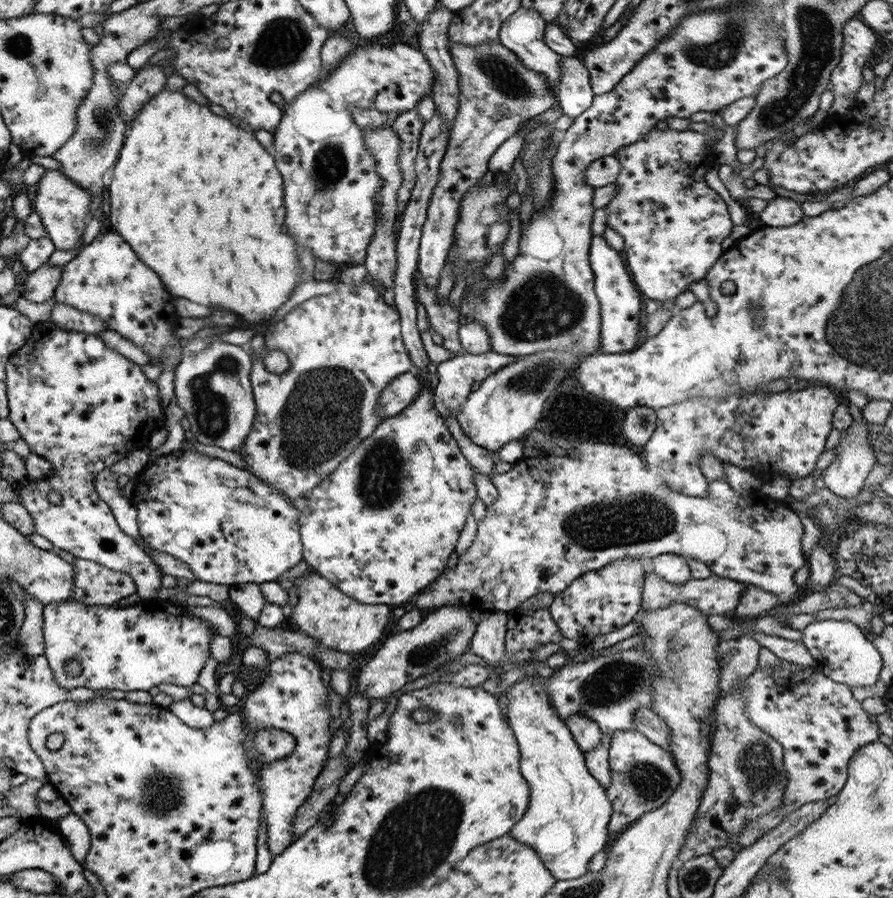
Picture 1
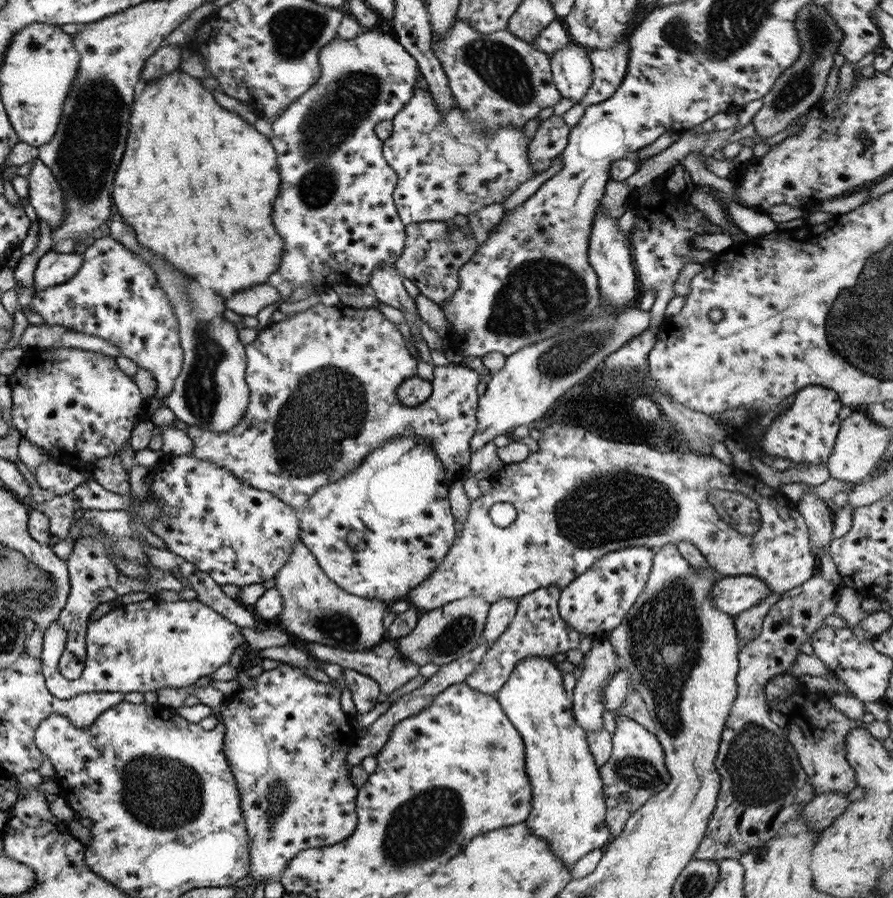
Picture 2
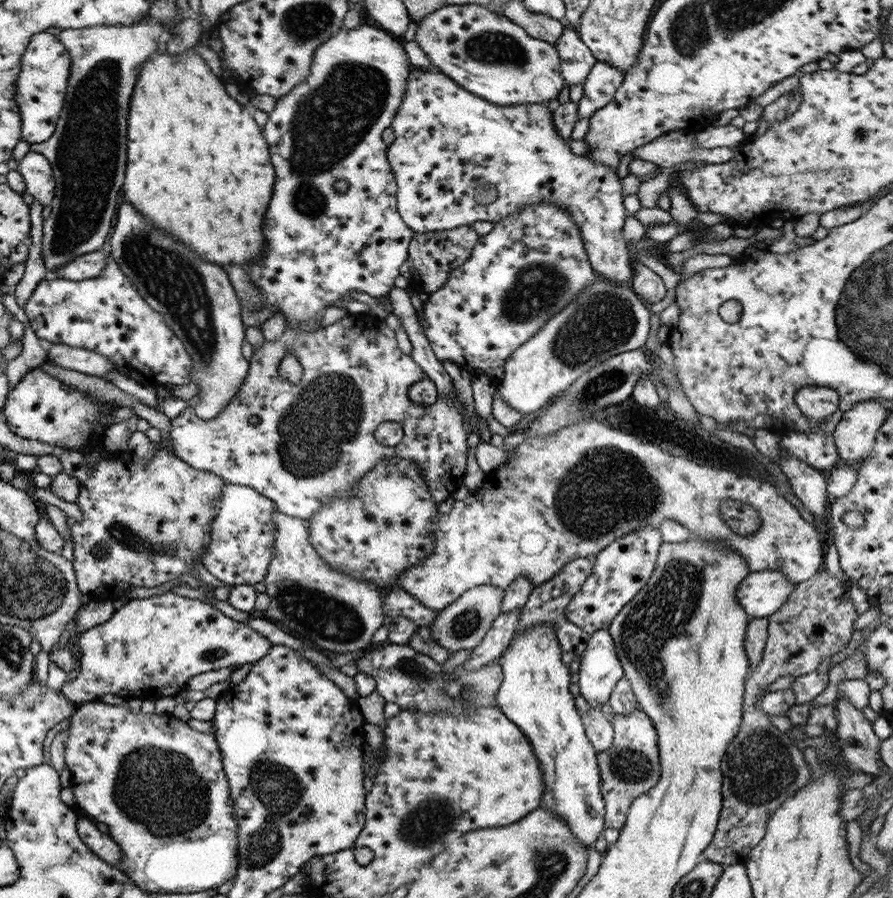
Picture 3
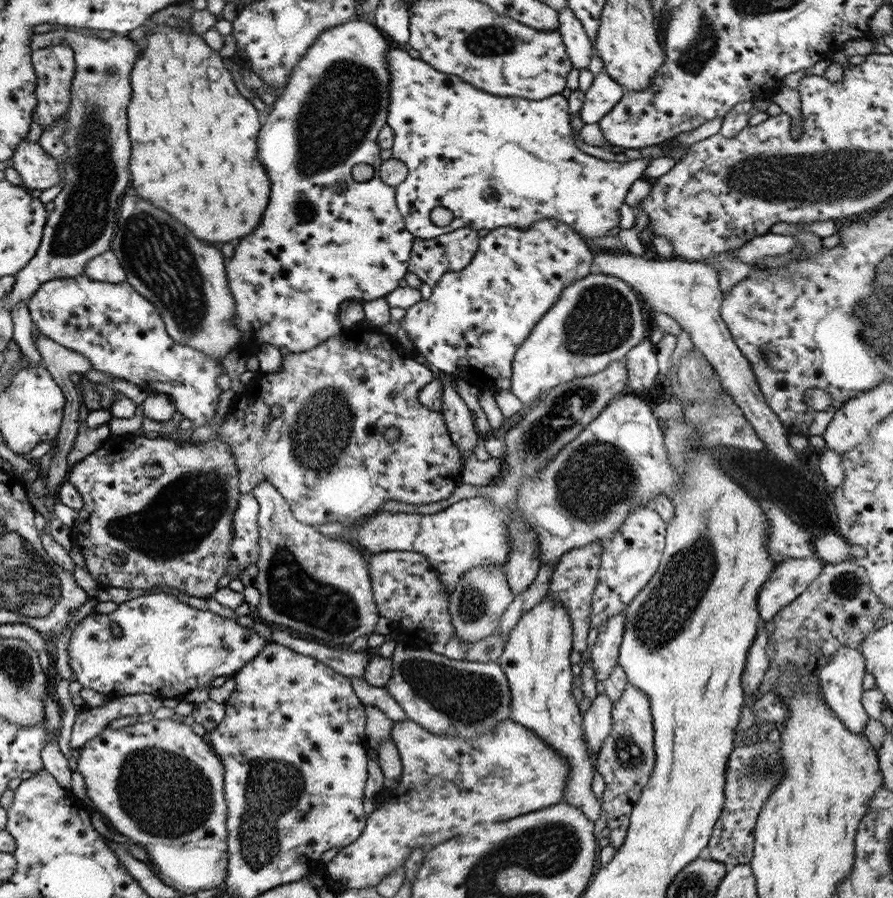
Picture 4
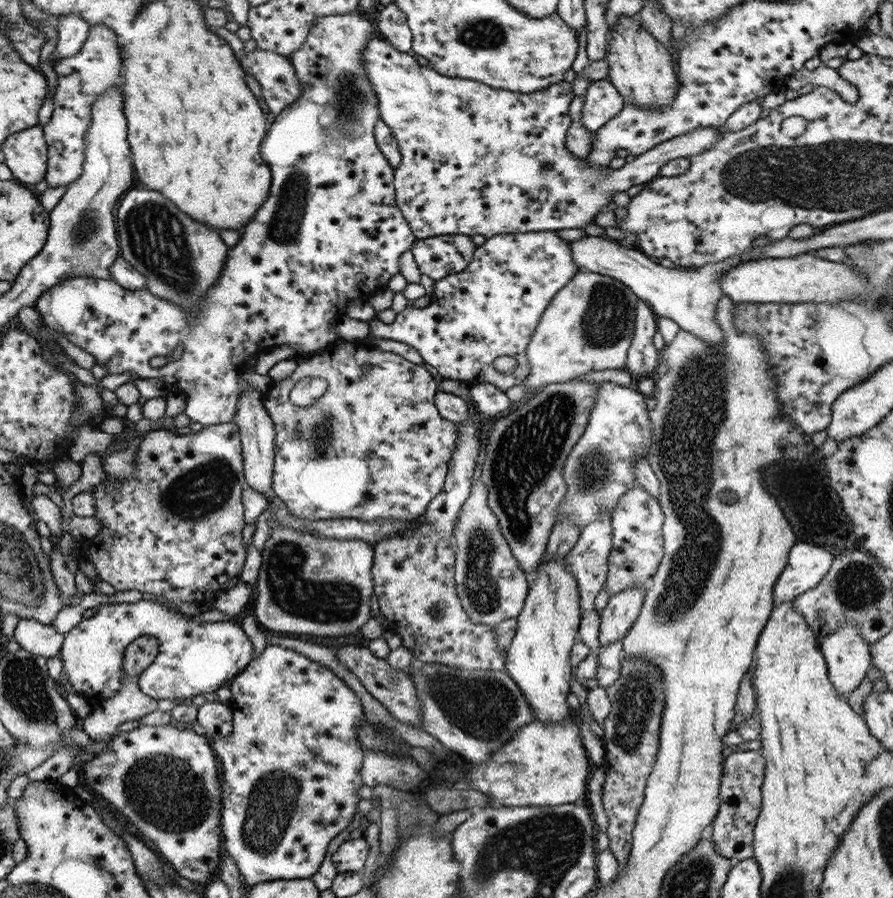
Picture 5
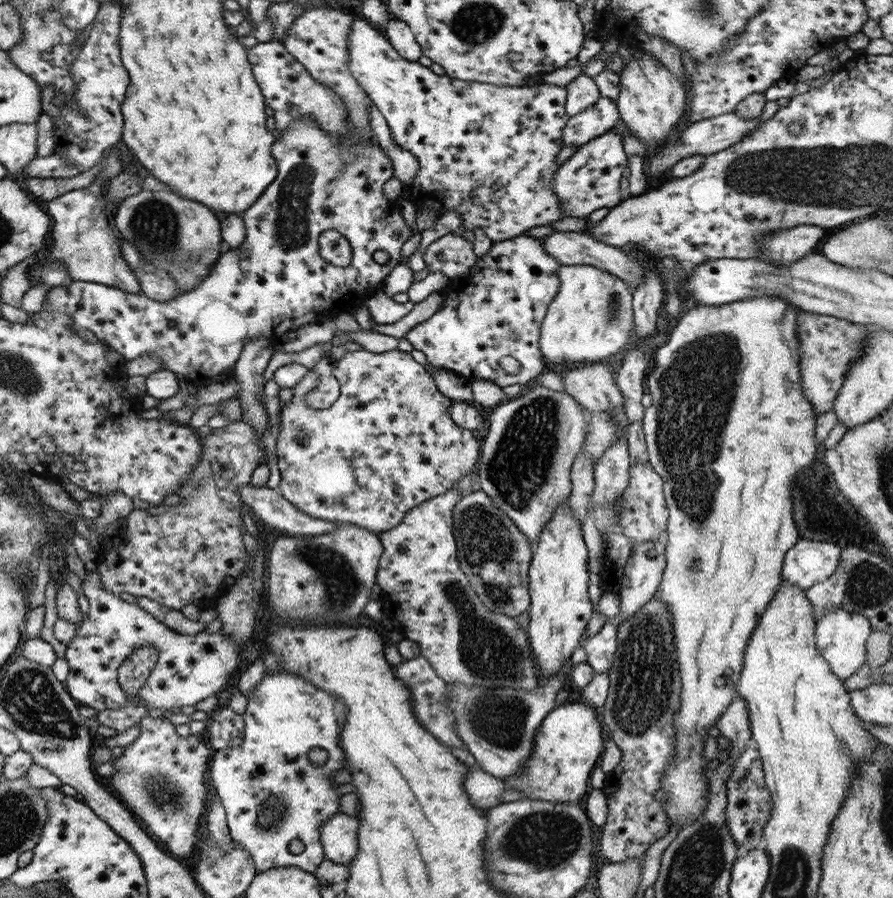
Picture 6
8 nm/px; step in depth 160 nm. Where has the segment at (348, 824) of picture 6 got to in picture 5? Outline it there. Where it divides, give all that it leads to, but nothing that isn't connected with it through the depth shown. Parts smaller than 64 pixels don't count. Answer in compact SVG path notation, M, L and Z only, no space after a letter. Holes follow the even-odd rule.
M364 837L339 839L331 848L331 863L337 872L362 872L368 846Z

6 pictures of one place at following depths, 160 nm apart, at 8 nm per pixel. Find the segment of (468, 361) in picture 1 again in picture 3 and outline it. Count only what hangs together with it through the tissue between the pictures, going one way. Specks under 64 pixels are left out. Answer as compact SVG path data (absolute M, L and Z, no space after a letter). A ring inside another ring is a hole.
M369 313L361 314L359 316L357 314L349 314L349 316L345 316L343 319L333 324L319 324L315 329L311 329L311 331L295 331L292 330L292 328L285 327L284 331L275 339L275 341L264 340L264 343L261 346L253 347L252 352L251 359L248 361L246 380L243 380L243 384L241 384L239 391L234 394L233 398L218 412L218 415L215 418L212 418L212 420L198 419L197 416L194 415L194 412L191 411L191 408L186 406L175 418L170 419L171 450L178 459L186 462L191 468L219 475L224 482L252 488L255 492L261 493L261 496L266 496L269 500L272 500L275 508L277 508L279 512L303 521L307 521L309 518L313 517L328 500L340 498L340 496L351 496L354 484L366 472L369 472L374 464L377 464L384 458L395 457L399 462L405 460L415 464L427 487L427 492L429 492L431 500L437 504L442 500L445 500L445 498L452 496L459 486L462 485L466 467L467 432L473 430L473 432L478 434L478 426L483 420L475 411L471 416L465 416L463 405L461 404L461 401L454 396L454 392L444 394L444 396L437 395L436 401L429 405L422 405L409 400L409 387L426 377L424 376L422 368L417 366L409 355L399 351L399 348L395 343L394 332L390 328L387 328L381 319L371 317ZM285 353L295 355L302 368L301 379L299 379L299 382L295 385L287 383L285 379L281 379L281 377L278 376L278 364ZM327 404L329 404L329 408L327 408ZM253 416L258 418L257 424L249 423L249 418L253 418ZM385 421L396 423L401 426L406 438L395 446L377 444L374 439L374 430L377 428L378 424Z

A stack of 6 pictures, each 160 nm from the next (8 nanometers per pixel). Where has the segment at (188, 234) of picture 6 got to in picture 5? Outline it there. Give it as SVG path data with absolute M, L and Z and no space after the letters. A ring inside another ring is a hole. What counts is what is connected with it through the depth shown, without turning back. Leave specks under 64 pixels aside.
M129 188L115 208L116 237L119 257L145 280L145 290L168 300L193 318L199 312L204 294L213 288L221 274L228 247L215 230L193 222L179 212L159 192Z

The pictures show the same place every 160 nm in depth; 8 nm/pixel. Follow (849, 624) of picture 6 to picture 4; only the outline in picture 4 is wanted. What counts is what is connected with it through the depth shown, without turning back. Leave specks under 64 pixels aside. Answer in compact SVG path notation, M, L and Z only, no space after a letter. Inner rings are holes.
M841 647L838 648L815 675L818 677L819 690L827 706L838 716L841 724L851 734L863 736L867 713L861 707L862 678L864 675L864 660L858 649Z

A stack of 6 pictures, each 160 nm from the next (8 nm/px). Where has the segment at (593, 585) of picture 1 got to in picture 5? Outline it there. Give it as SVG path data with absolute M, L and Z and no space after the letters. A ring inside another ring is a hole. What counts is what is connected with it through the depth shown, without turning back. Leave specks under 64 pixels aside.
M637 483L617 499L610 514L612 543L607 557L608 571L603 586L609 597L630 586L639 586L649 582L663 554L663 521L664 514L658 499L652 497Z

